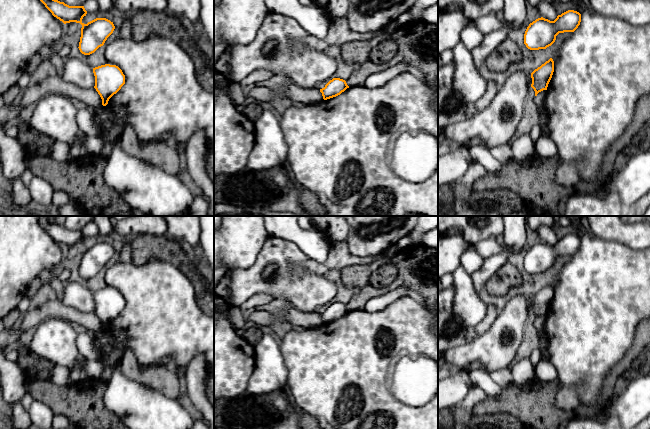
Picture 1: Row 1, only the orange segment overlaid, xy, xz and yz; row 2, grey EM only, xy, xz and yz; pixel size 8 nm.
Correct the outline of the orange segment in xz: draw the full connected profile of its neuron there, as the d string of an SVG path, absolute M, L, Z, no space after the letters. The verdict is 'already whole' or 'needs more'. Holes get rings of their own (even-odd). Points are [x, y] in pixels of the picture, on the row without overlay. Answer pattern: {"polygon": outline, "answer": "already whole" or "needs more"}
{"polygon": "M333 302L325 309L324 312L320 313L320 316L322 317L323 323L327 324L340 319L347 312L349 312L349 310L345 304Z", "answer": "already whole"}

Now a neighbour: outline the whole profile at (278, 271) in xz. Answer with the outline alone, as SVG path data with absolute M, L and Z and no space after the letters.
M270 235L259 252L255 263L248 268L238 268L232 273L229 286L231 305L239 307L253 295L266 293L271 295L273 299L286 300L307 315L317 314L316 310L319 306L327 304L334 298L337 287L333 281L325 278L323 275L307 272L303 268L303 263L308 259L309 258L294 242Z

